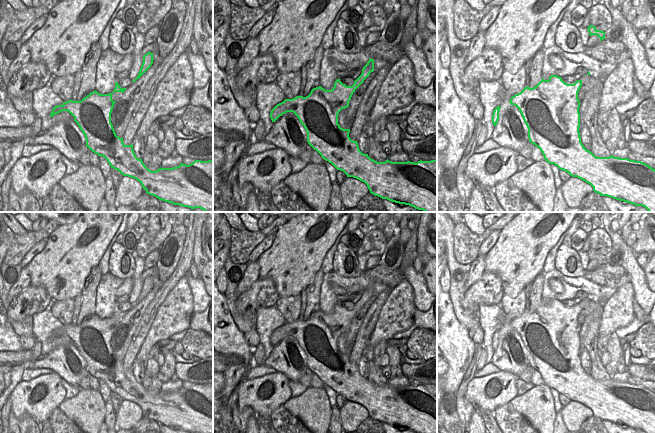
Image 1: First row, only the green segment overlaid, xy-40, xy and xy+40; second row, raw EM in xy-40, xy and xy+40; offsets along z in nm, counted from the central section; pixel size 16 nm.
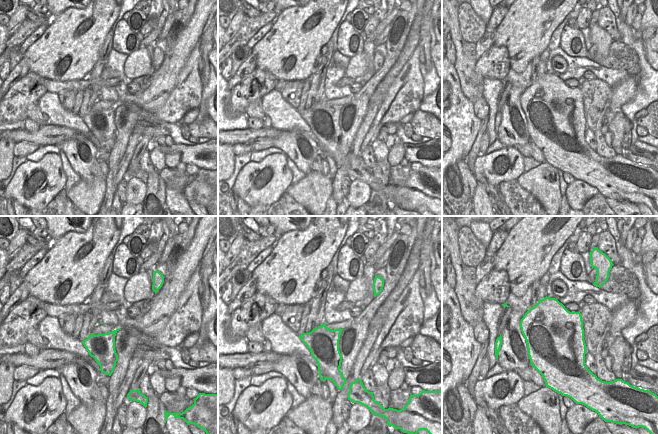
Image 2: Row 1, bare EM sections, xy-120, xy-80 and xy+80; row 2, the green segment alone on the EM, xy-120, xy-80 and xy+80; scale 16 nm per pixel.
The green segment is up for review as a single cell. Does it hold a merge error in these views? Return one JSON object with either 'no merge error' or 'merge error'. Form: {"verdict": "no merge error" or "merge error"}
{"verdict": "no merge error"}

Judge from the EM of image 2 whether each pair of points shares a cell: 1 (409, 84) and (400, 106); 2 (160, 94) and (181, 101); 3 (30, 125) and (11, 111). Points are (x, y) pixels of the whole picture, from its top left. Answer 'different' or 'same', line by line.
1: same
2: different
3: different

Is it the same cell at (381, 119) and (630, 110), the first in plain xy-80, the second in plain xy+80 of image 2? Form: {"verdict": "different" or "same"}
{"verdict": "different"}

